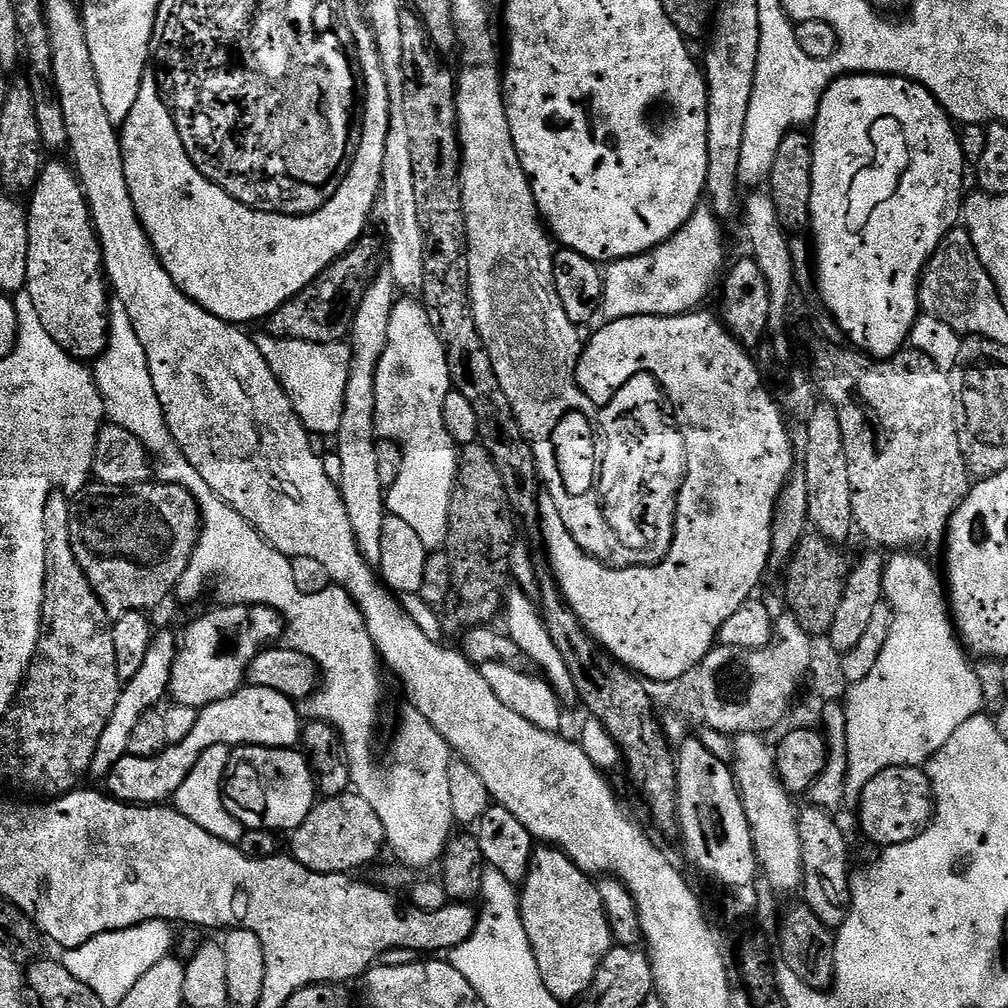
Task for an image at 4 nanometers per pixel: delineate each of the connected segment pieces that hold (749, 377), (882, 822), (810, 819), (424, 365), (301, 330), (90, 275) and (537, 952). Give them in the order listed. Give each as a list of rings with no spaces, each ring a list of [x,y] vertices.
[[[693,310],[685,312],[683,316],[634,316],[625,314],[621,320],[612,320],[609,324],[602,325],[589,340],[587,337],[580,354],[580,366],[578,369],[580,389],[582,389],[586,397],[594,398],[599,404],[611,401],[614,398],[614,394],[618,394],[618,390],[622,390],[622,386],[626,386],[626,382],[630,382],[635,376],[647,374],[654,376],[656,381],[659,382],[660,387],[664,389],[664,395],[669,405],[673,409],[696,408],[696,412],[679,413],[678,416],[678,423],[681,429],[686,430],[687,439],[689,441],[697,440],[700,443],[700,448],[693,447],[690,452],[690,488],[692,484],[693,494],[704,496],[704,524],[692,524],[688,528],[688,540],[692,544],[697,543],[696,548],[690,549],[689,552],[683,552],[680,546],[673,547],[672,551],[655,566],[614,568],[607,564],[601,564],[590,553],[580,549],[574,538],[570,536],[570,531],[566,530],[566,525],[562,522],[562,517],[558,514],[558,509],[551,500],[550,494],[545,490],[540,493],[542,541],[544,540],[545,546],[548,547],[548,560],[552,563],[550,571],[556,578],[556,585],[560,587],[560,593],[564,595],[564,601],[567,602],[569,610],[576,615],[578,622],[582,622],[582,626],[591,634],[593,640],[609,656],[613,656],[628,671],[636,673],[637,676],[645,680],[672,680],[682,677],[692,668],[699,667],[700,663],[706,658],[706,654],[711,652],[717,643],[722,622],[726,622],[726,618],[730,618],[730,614],[734,614],[734,610],[738,610],[738,606],[742,606],[747,600],[753,599],[755,592],[752,591],[759,586],[760,579],[764,576],[764,571],[768,572],[770,568],[771,530],[772,520],[775,518],[775,506],[779,500],[780,491],[784,488],[784,484],[787,483],[794,465],[790,438],[787,437],[785,413],[775,399],[772,401],[772,396],[768,393],[768,388],[764,385],[764,380],[760,377],[760,372],[756,369],[755,362],[752,361],[753,353],[733,338],[723,319],[717,313],[715,316],[712,312],[704,311]]]
[[[923,767],[887,768],[882,774],[874,774],[862,790],[860,803],[860,828],[874,844],[887,846],[901,844],[918,838],[932,823],[934,801],[932,783],[928,781],[927,771]]]
[[[808,806],[796,818],[798,834],[802,842],[802,866],[804,883],[802,900],[826,927],[839,930],[852,910],[852,881],[848,872],[848,840],[840,829],[837,817],[825,808]]]
[[[397,299],[390,314],[390,338],[376,371],[376,435],[385,440],[395,440],[404,449],[398,482],[394,482],[394,486],[386,492],[386,508],[391,515],[402,518],[402,522],[407,522],[417,532],[418,538],[422,538],[422,546],[436,550],[443,549],[448,539],[452,489],[456,487],[456,467],[460,465],[458,446],[450,438],[442,418],[446,394],[450,391],[453,387],[446,350],[442,342],[438,342],[434,326],[430,326],[428,311],[419,299]]]
[[[371,234],[361,236],[350,251],[339,256],[326,270],[322,270],[322,274],[318,274],[314,282],[307,284],[297,296],[290,298],[282,306],[278,306],[278,310],[268,315],[267,335],[315,344],[338,344],[347,341],[356,311],[369,283],[381,271],[385,252],[386,244],[381,237],[379,240]]]
[[[49,159],[40,172],[38,182],[32,187],[27,201],[28,213],[28,261],[26,278],[28,286],[26,297],[32,303],[31,311],[42,318],[46,334],[66,350],[75,360],[81,362],[95,361],[108,345],[108,302],[110,285],[104,271],[104,259],[100,253],[100,241],[92,227],[92,212],[88,209],[88,200],[84,197],[84,187],[67,163]]]
[[[540,846],[533,851],[532,864],[519,889],[518,899],[522,922],[526,926],[526,938],[530,938],[530,946],[542,974],[542,982],[546,982],[546,990],[550,990],[550,994],[554,994],[554,998],[561,1002],[576,1000],[579,996],[581,999],[594,982],[594,974],[602,958],[614,946],[612,931],[604,913],[604,903],[602,898],[598,898],[596,880],[582,871],[565,852],[551,846]]]

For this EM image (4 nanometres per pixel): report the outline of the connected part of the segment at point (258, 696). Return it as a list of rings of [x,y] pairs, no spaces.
[[[242,686],[234,694],[199,709],[198,722],[194,722],[190,734],[186,734],[182,742],[169,744],[153,756],[126,755],[118,758],[106,777],[107,795],[121,800],[123,804],[163,805],[175,797],[178,786],[182,786],[194,762],[198,762],[210,746],[225,744],[229,750],[246,744],[263,748],[296,748],[300,743],[300,716],[302,712],[297,701],[286,698],[286,694],[278,694],[278,690]]]

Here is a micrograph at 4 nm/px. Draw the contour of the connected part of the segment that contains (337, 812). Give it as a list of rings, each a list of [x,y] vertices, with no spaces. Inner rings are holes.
[[[354,790],[346,791],[341,796],[317,799],[310,814],[306,814],[306,822],[292,829],[290,839],[292,859],[315,872],[351,873],[351,868],[370,863],[386,848],[382,818],[378,818],[378,814],[374,814],[374,806],[370,806],[370,802]]]

